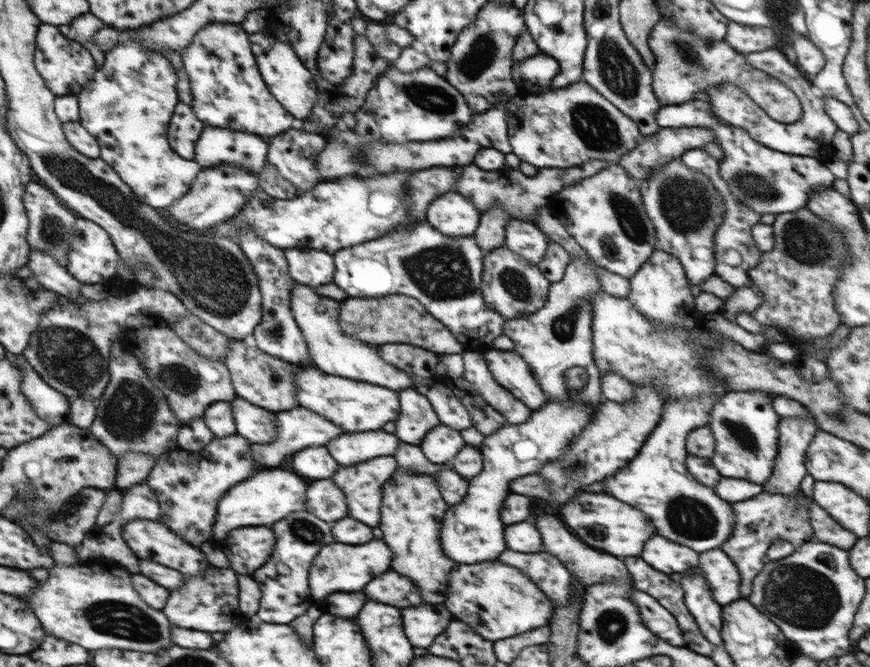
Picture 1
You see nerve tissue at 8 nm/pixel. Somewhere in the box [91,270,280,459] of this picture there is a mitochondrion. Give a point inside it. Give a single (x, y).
(130, 411)

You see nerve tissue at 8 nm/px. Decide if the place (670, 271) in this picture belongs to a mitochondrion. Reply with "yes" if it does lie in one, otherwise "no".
no

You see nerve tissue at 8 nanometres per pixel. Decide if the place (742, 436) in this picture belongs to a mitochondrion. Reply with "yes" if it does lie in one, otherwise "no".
yes

